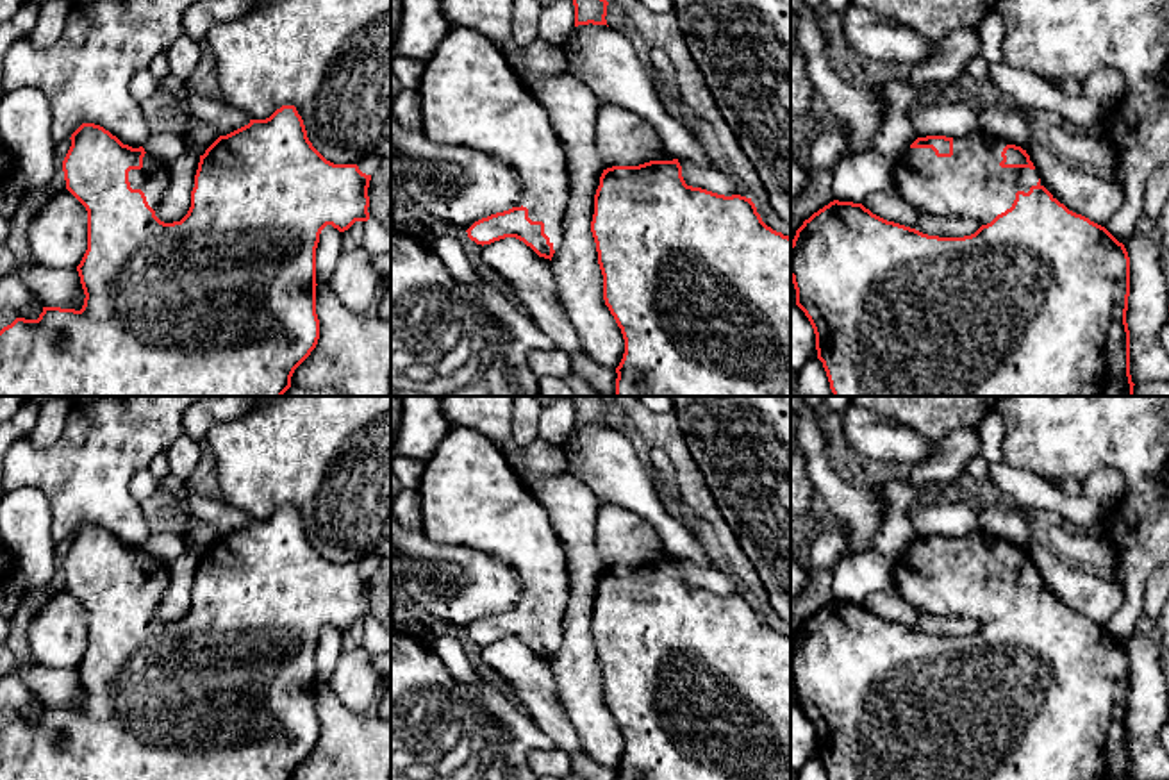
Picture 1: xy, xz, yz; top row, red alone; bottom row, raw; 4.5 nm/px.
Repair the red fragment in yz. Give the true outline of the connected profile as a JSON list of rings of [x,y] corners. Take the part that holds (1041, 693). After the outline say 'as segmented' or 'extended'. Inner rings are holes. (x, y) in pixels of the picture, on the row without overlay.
[[[983,530],[966,537],[926,535],[894,560],[892,585],[916,609],[930,614],[962,616],[982,623],[964,637],[928,635],[916,628],[887,621],[862,603],[833,600],[814,612],[796,630],[791,643],[791,678],[796,689],[796,705],[808,718],[816,734],[817,759],[828,780],[1132,780],[1130,730],[1126,723],[1130,696],[1130,657],[1105,626],[1069,610],[1040,580],[1030,555]]]; extended

